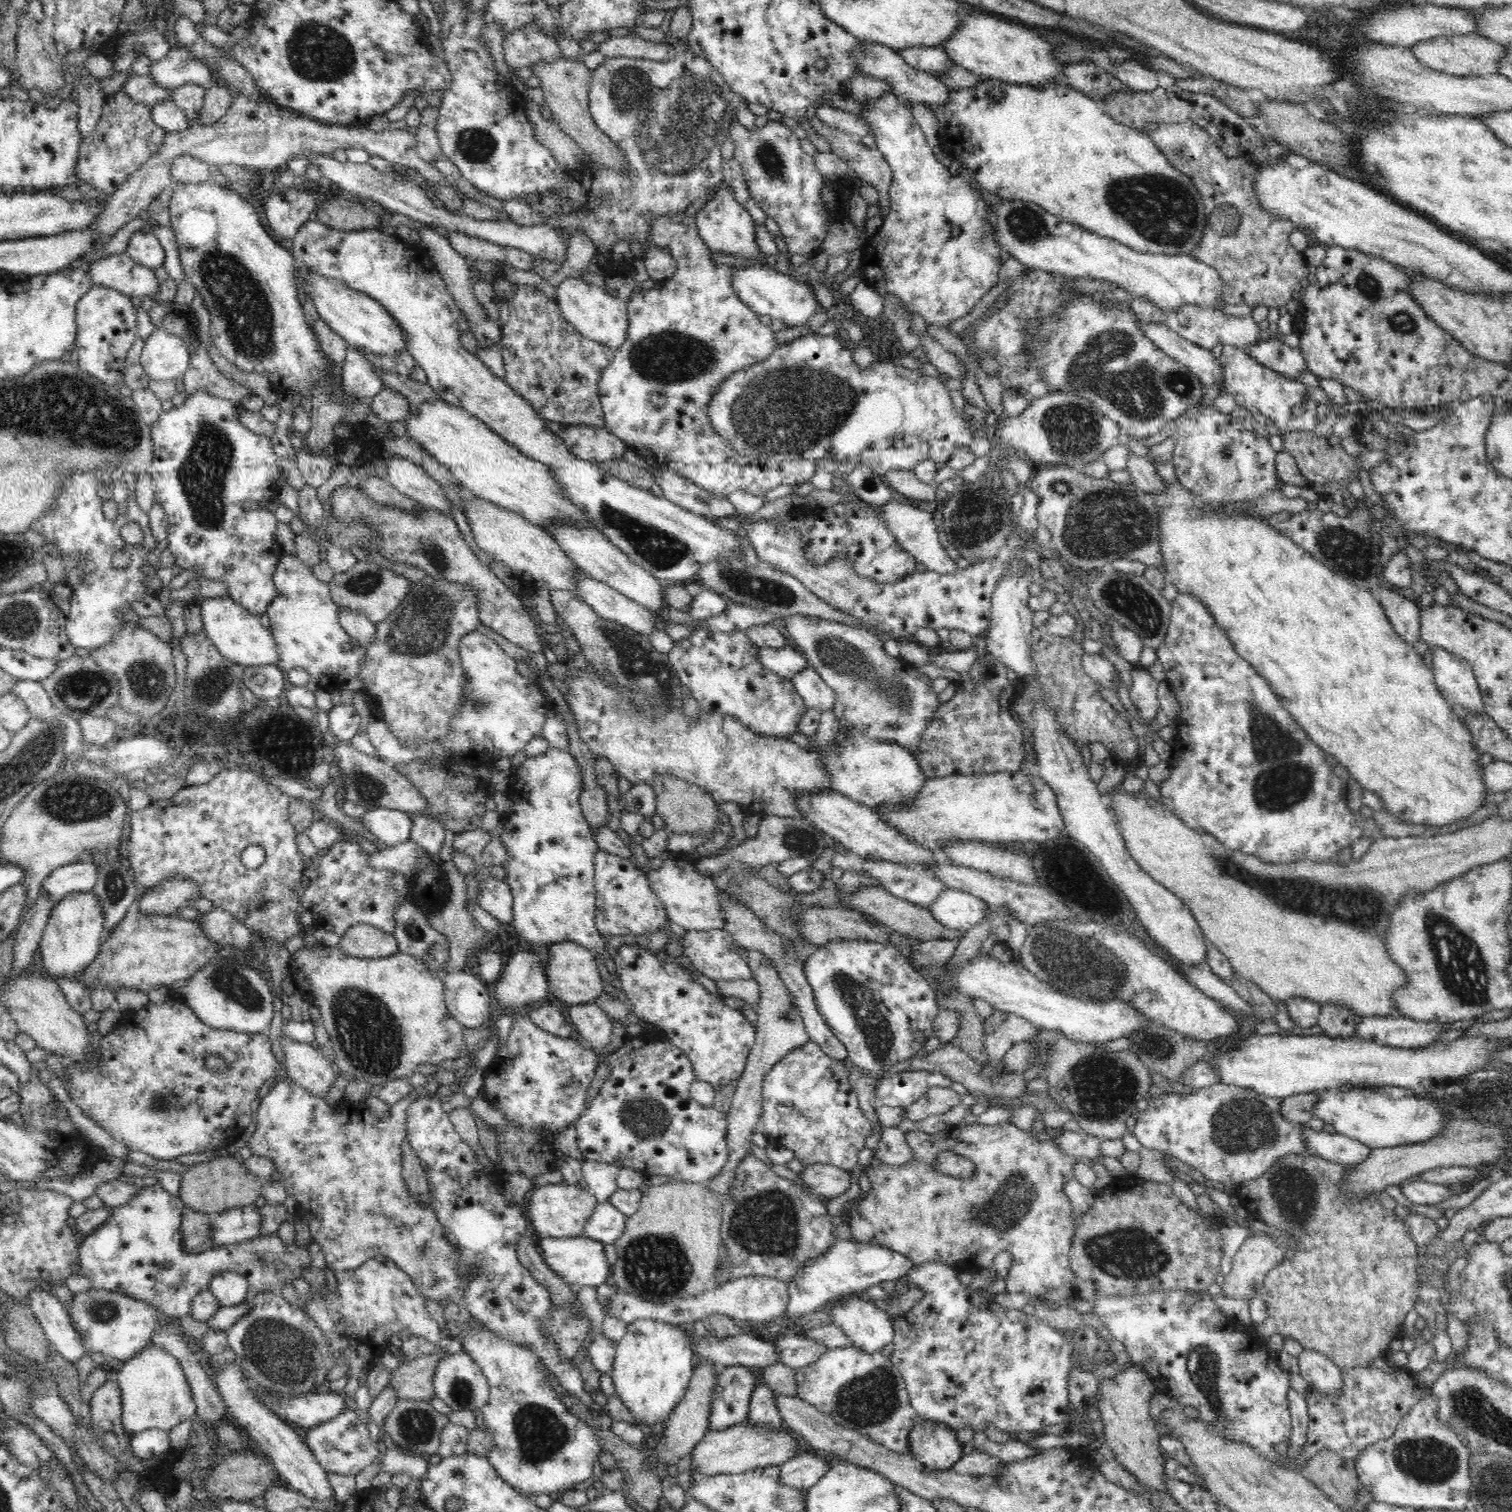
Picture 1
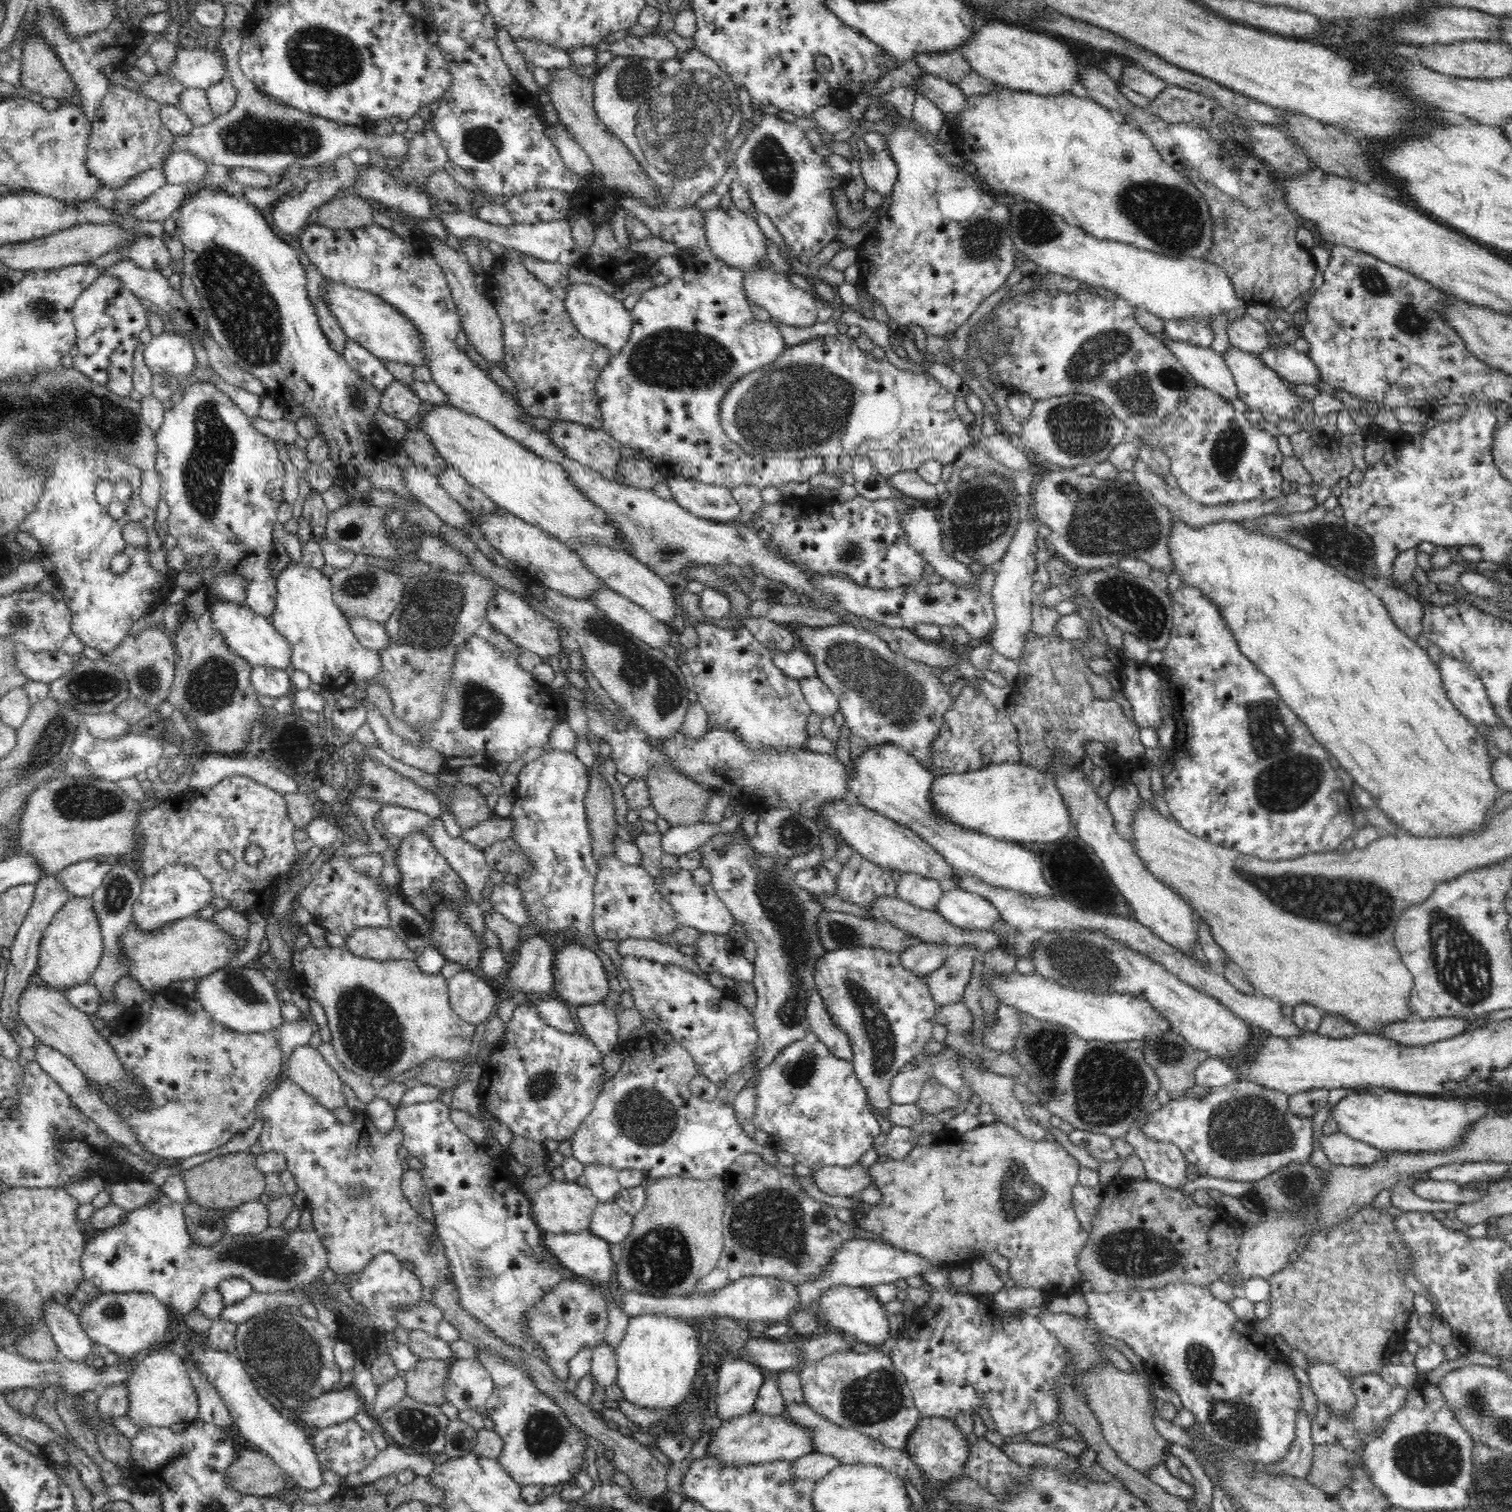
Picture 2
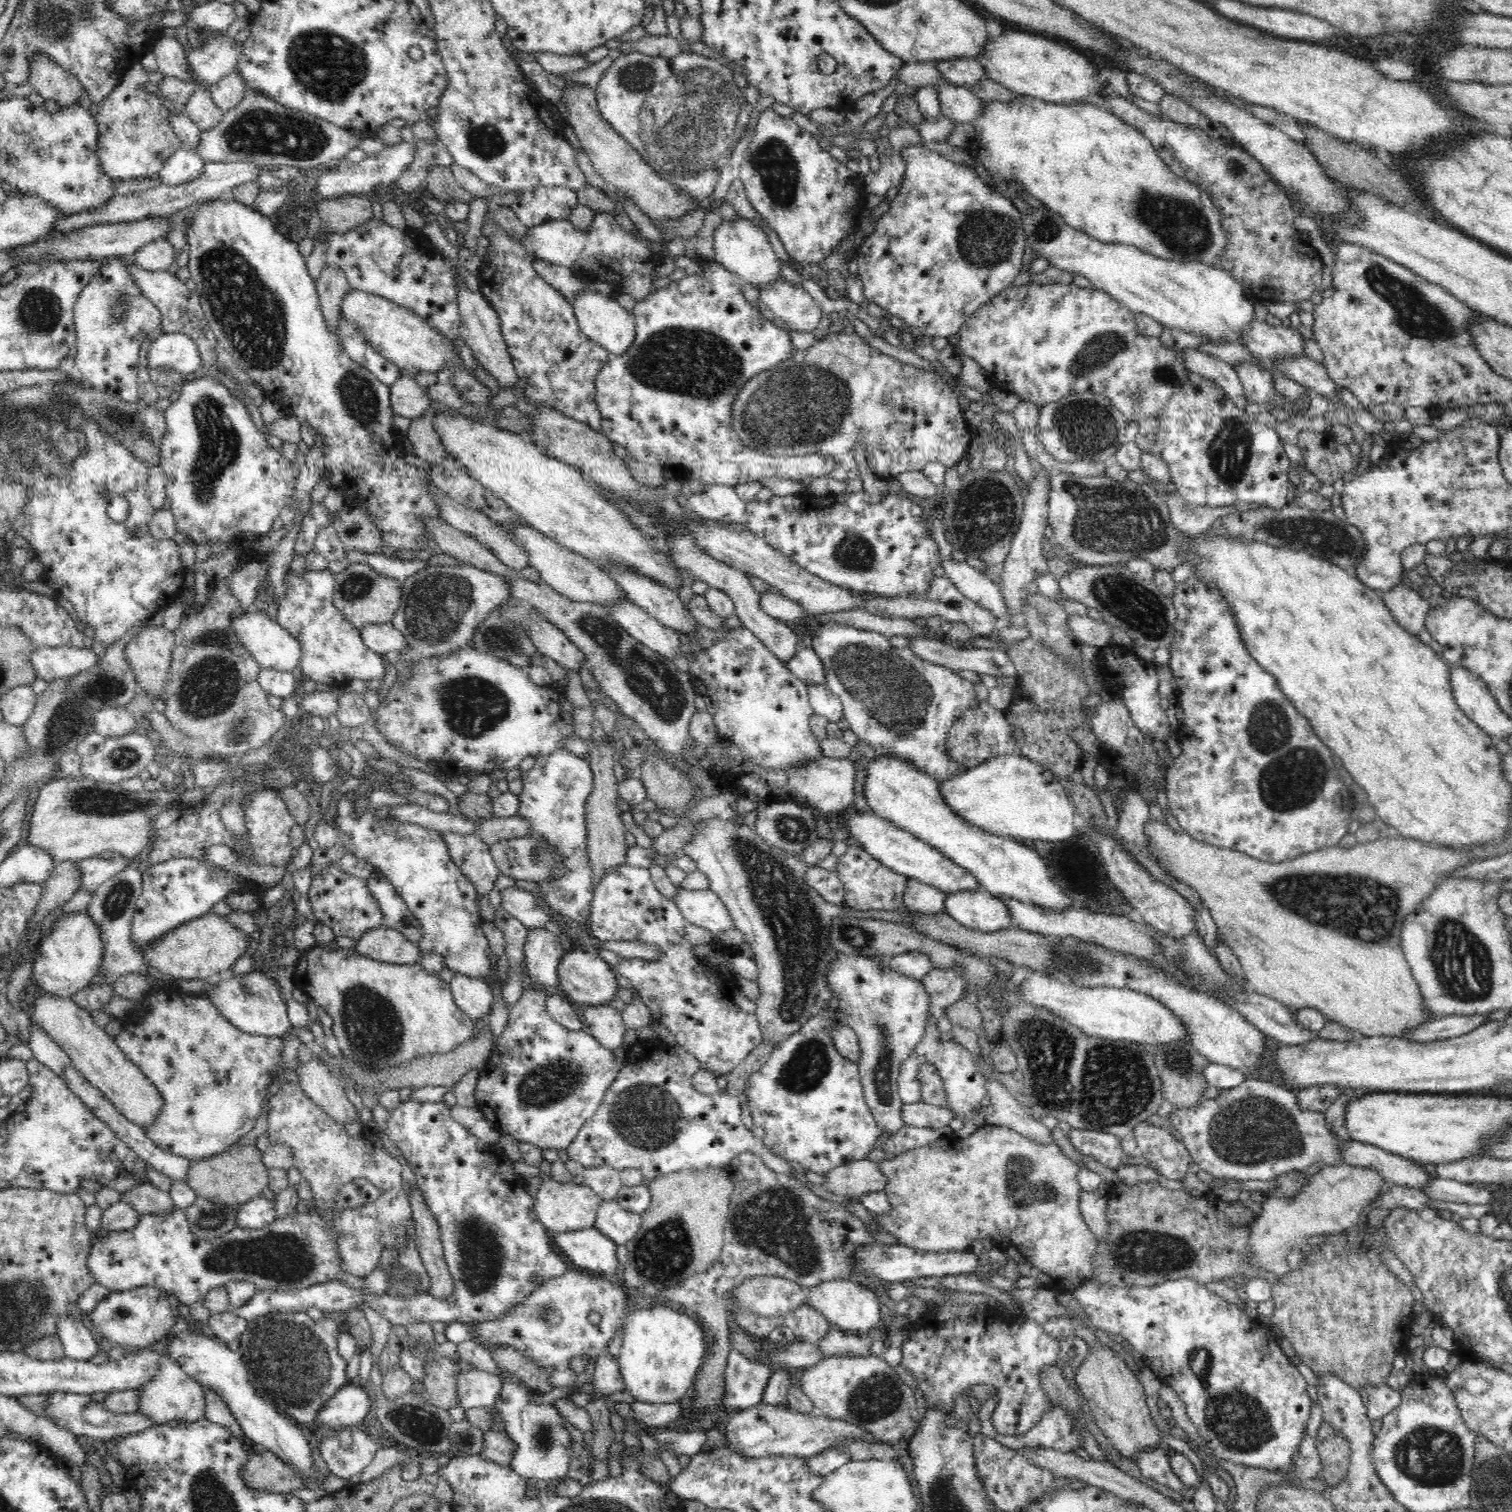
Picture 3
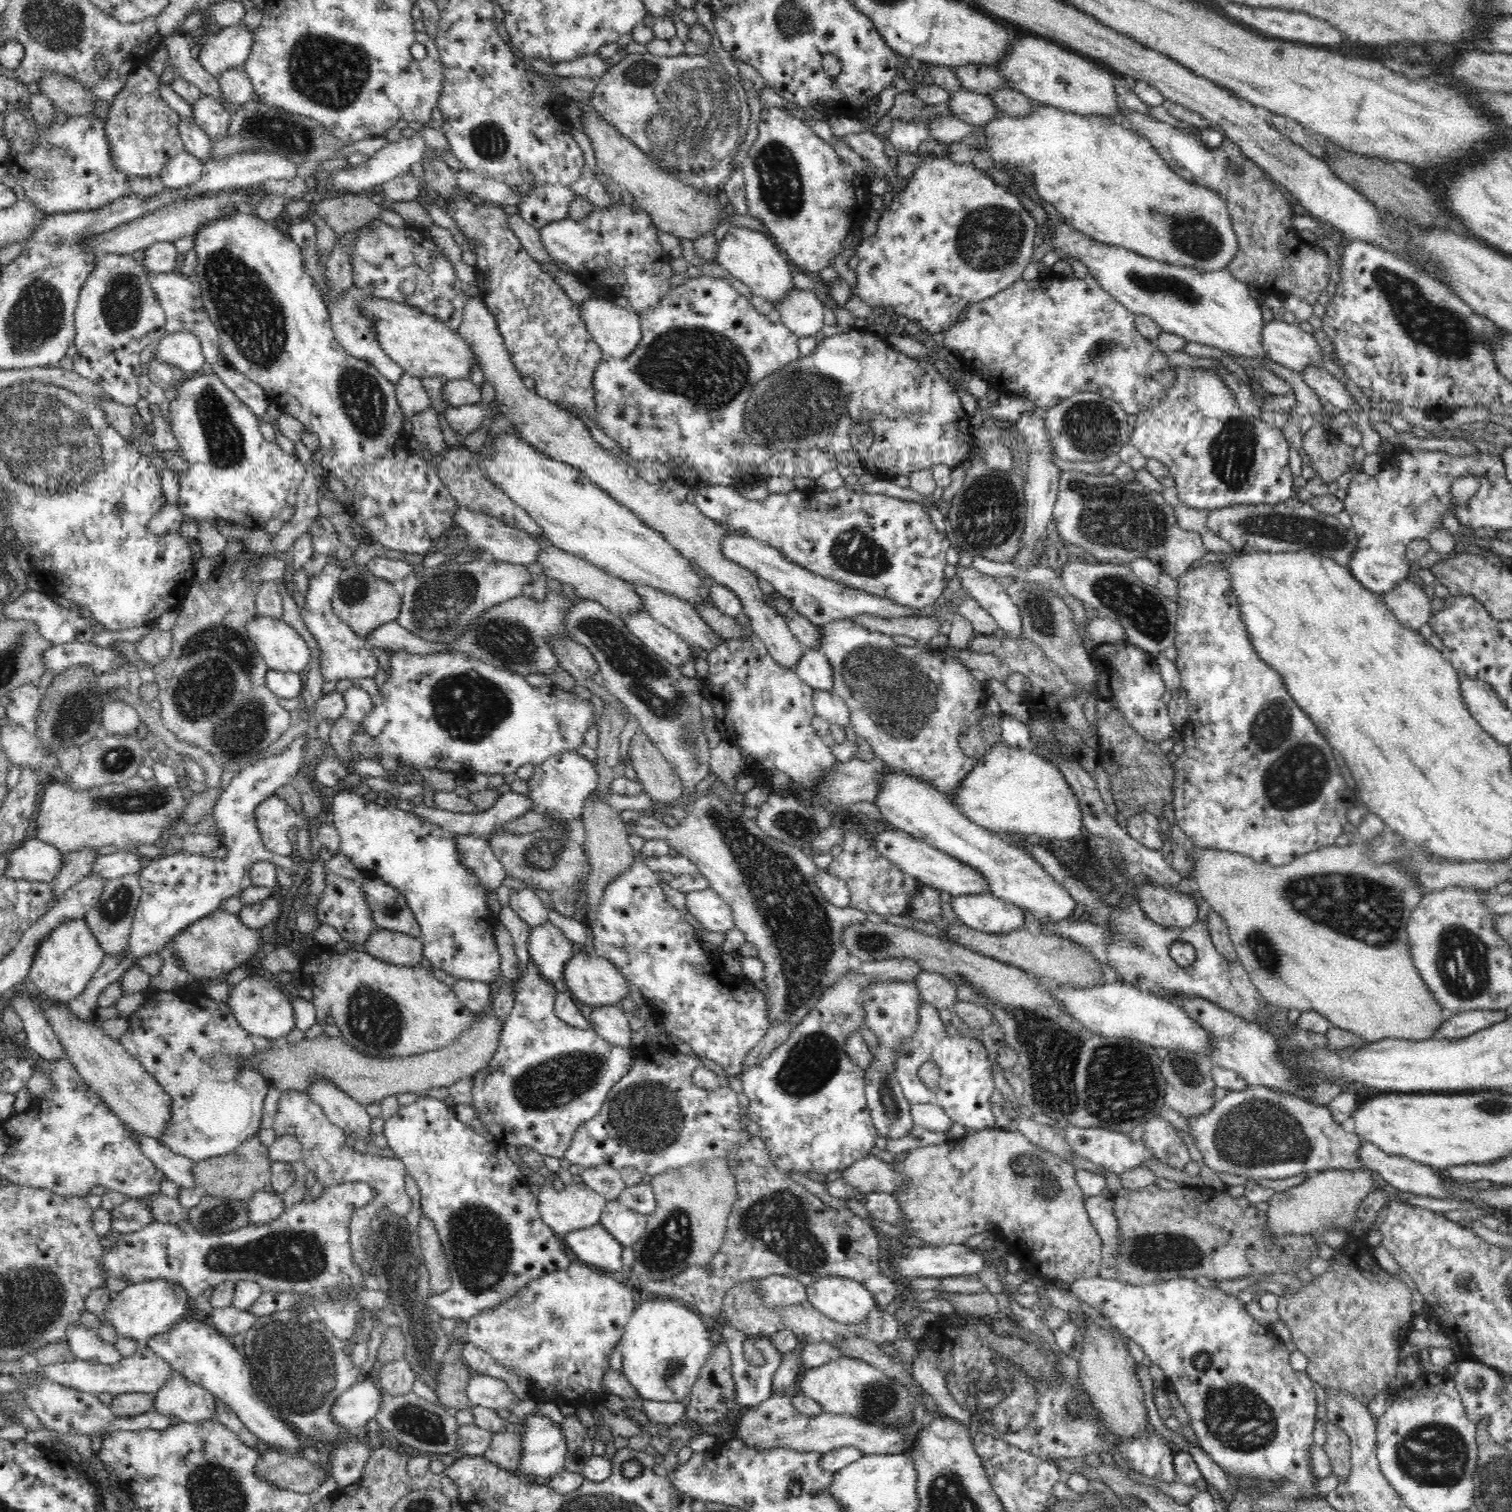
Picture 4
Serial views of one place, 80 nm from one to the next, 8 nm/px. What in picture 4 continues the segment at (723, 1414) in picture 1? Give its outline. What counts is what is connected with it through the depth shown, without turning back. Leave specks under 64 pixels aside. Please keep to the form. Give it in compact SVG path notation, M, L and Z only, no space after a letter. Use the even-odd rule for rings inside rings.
M732 1325L721 1326L718 1335L723 1338L731 1352L732 1378L736 1385L736 1402L741 1406L753 1407L770 1398L772 1396L772 1379L783 1360L783 1354L772 1345L769 1337L749 1337L746 1333L736 1330ZM748 1338L752 1339L754 1345L764 1353L765 1360L763 1363L751 1363L746 1360L743 1353L743 1342Z

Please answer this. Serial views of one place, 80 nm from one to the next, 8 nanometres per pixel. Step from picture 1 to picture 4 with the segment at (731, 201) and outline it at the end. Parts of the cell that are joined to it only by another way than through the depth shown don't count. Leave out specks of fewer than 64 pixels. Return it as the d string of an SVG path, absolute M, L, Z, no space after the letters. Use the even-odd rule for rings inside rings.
M744 226L731 227L719 243L715 261L728 270L730 279L735 283L742 281L750 287L754 295L761 296L772 304L781 299L788 291L796 288L786 257L775 242L771 241L771 237L762 231Z

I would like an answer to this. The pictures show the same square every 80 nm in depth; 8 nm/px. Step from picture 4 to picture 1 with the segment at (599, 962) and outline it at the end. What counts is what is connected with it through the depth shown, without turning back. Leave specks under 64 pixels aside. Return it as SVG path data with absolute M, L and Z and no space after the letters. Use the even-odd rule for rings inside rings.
M572 941L552 943L548 948L545 972L550 982L549 995L556 997L564 1005L594 1003L604 992L604 981L596 963L596 953Z

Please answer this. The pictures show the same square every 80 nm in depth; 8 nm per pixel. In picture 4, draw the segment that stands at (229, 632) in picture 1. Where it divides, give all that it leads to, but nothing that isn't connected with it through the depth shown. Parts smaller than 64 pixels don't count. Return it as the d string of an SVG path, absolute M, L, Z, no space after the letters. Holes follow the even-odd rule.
M258 616L246 624L246 631L268 668L297 673L308 668L310 649L305 639L282 619Z

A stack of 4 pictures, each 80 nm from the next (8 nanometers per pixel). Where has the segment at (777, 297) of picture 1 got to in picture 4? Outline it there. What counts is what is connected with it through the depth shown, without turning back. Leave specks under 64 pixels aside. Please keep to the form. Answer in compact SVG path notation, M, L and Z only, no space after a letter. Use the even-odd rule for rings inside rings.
M794 288L774 301L773 308L781 314L781 323L797 337L815 336L824 326L826 307L812 291Z

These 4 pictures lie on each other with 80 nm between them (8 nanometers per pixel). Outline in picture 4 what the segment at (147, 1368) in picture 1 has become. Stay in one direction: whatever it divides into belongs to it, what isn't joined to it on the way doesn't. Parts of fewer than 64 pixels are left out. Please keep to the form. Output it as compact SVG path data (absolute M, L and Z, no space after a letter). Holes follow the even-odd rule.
M172 1371L153 1396L153 1410L164 1416L178 1416L182 1423L210 1420L215 1413L215 1396Z

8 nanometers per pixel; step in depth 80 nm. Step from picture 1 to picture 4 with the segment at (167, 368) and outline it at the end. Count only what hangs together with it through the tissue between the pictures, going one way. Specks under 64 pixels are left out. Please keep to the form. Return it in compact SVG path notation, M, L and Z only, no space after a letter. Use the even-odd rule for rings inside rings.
M182 331L164 335L154 348L154 353L157 360L164 360L169 365L178 366L184 372L199 373L203 367L206 367L200 339L191 332Z

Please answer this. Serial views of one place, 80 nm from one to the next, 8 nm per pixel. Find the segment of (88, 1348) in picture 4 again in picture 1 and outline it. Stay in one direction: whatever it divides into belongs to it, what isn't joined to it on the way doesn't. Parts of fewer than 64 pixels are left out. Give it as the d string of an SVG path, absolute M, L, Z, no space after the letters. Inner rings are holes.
M40 1287L29 1292L27 1302L51 1342L52 1348L67 1361L73 1363L79 1361L87 1350L62 1302L52 1292L42 1290Z

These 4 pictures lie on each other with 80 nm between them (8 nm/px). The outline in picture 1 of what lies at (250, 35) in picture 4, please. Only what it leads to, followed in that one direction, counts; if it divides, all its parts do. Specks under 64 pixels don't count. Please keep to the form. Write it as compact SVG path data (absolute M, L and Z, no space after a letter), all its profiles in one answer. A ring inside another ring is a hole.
M171 48L167 55L158 61L152 61L150 79L162 88L176 88L196 84L205 89L217 85L216 77L206 67L206 63L194 58L190 51L183 48Z

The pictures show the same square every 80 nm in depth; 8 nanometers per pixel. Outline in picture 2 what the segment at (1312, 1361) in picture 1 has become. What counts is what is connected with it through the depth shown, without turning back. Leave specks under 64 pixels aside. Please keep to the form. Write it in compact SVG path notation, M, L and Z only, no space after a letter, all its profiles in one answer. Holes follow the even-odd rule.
M1322 1361L1308 1362L1307 1374L1314 1394L1330 1407L1334 1415L1347 1415L1354 1408L1357 1398L1351 1389L1351 1381L1334 1365Z

